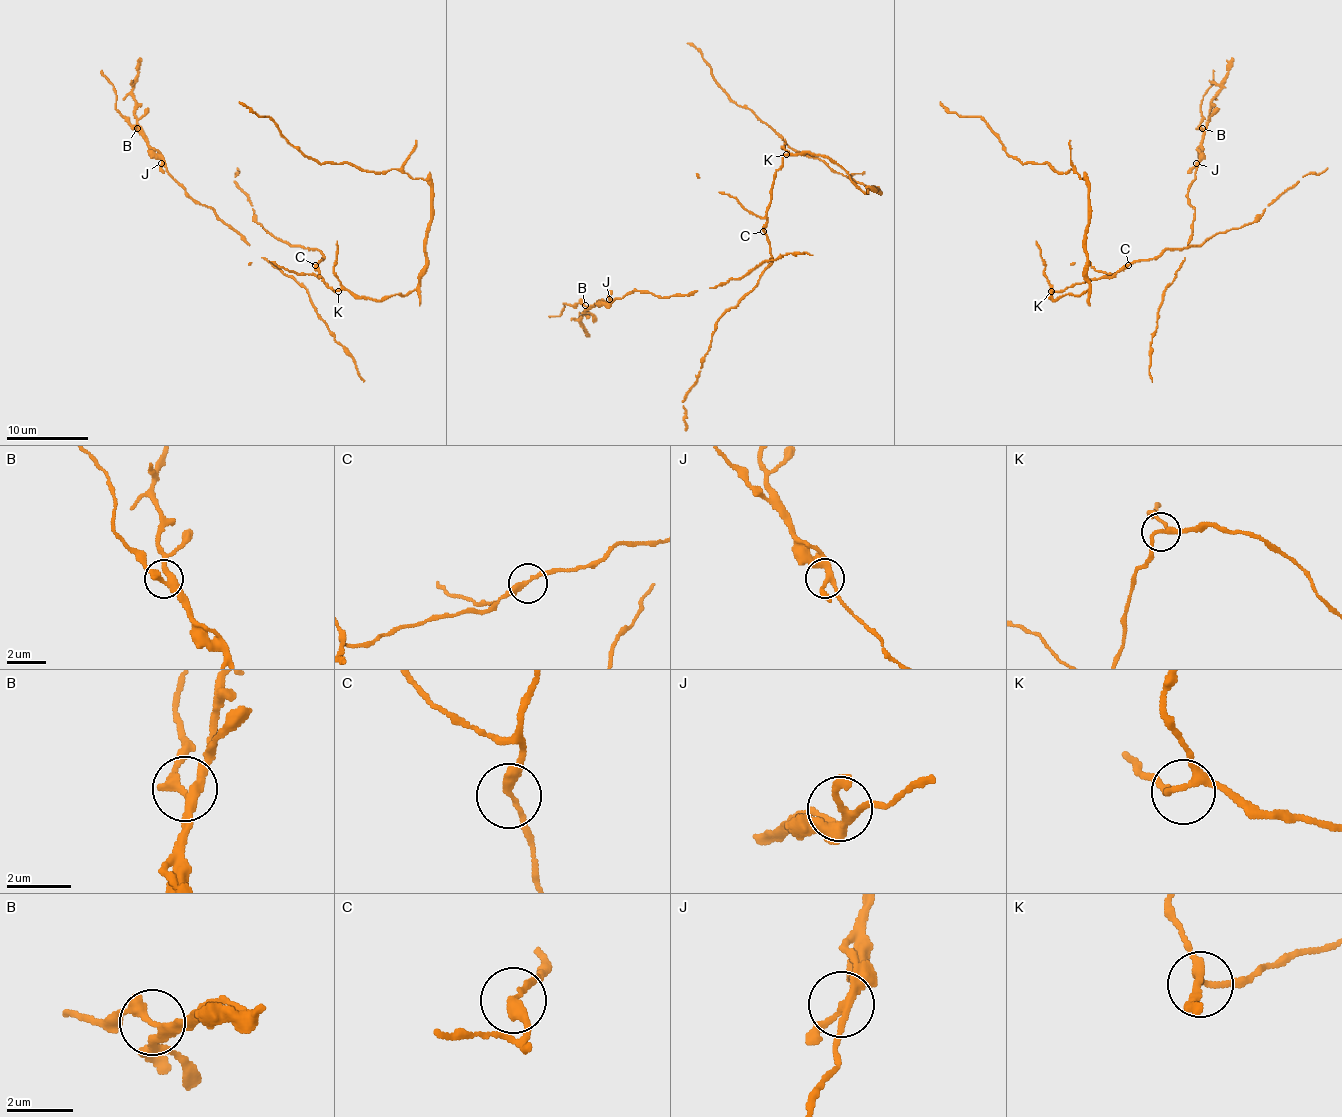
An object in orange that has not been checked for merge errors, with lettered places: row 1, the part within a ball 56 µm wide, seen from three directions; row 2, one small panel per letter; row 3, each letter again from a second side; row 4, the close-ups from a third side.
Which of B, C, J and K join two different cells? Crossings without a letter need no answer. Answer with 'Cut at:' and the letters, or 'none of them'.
Cut at: none of them

